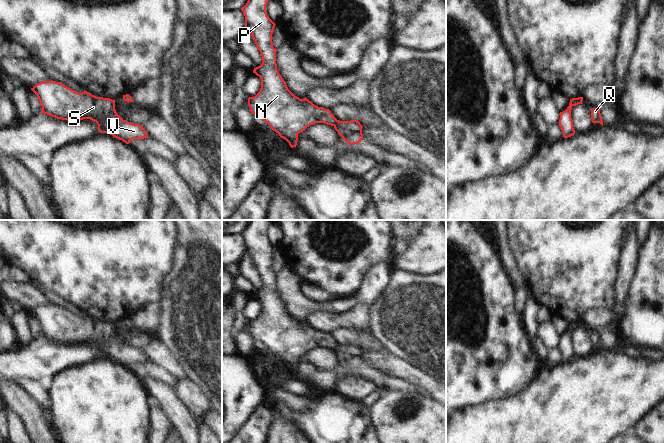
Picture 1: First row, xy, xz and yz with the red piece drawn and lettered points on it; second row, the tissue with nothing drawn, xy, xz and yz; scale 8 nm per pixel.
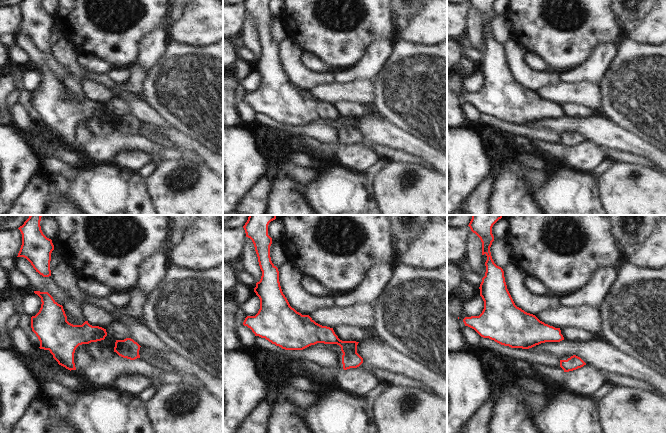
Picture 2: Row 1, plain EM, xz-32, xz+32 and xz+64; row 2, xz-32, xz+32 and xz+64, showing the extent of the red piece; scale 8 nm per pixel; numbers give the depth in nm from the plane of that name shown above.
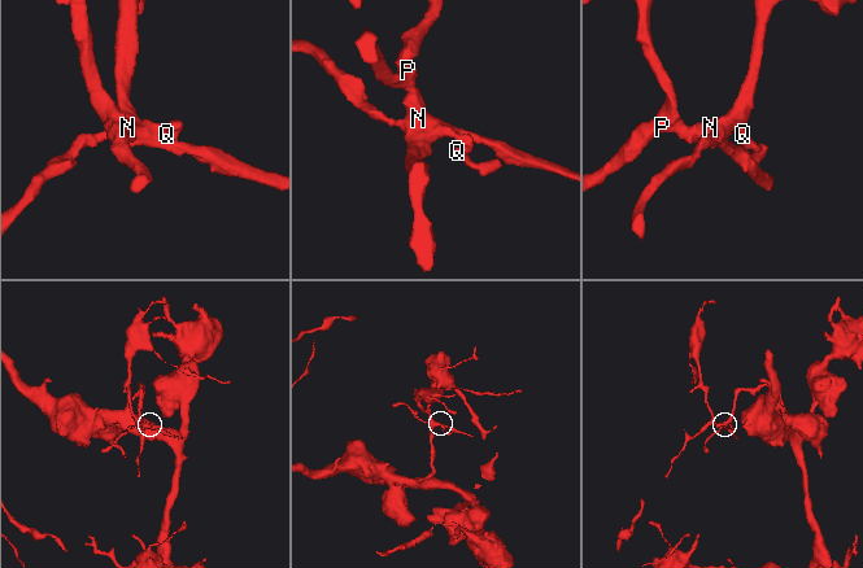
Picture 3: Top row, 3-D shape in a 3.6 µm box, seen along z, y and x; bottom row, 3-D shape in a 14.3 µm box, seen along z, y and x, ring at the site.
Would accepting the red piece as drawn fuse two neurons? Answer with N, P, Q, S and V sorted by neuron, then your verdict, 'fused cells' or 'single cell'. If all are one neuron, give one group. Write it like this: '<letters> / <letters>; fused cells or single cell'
N P S V / Q; fused cells

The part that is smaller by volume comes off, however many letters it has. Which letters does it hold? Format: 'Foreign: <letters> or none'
Foreign: Q

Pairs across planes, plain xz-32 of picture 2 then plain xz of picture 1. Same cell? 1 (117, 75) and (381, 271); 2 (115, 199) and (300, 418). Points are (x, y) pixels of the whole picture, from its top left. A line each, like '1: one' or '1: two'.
1: one
2: one

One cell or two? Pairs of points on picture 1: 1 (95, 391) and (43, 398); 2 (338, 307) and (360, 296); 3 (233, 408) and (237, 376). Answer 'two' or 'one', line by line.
1: two
2: one
3: one

